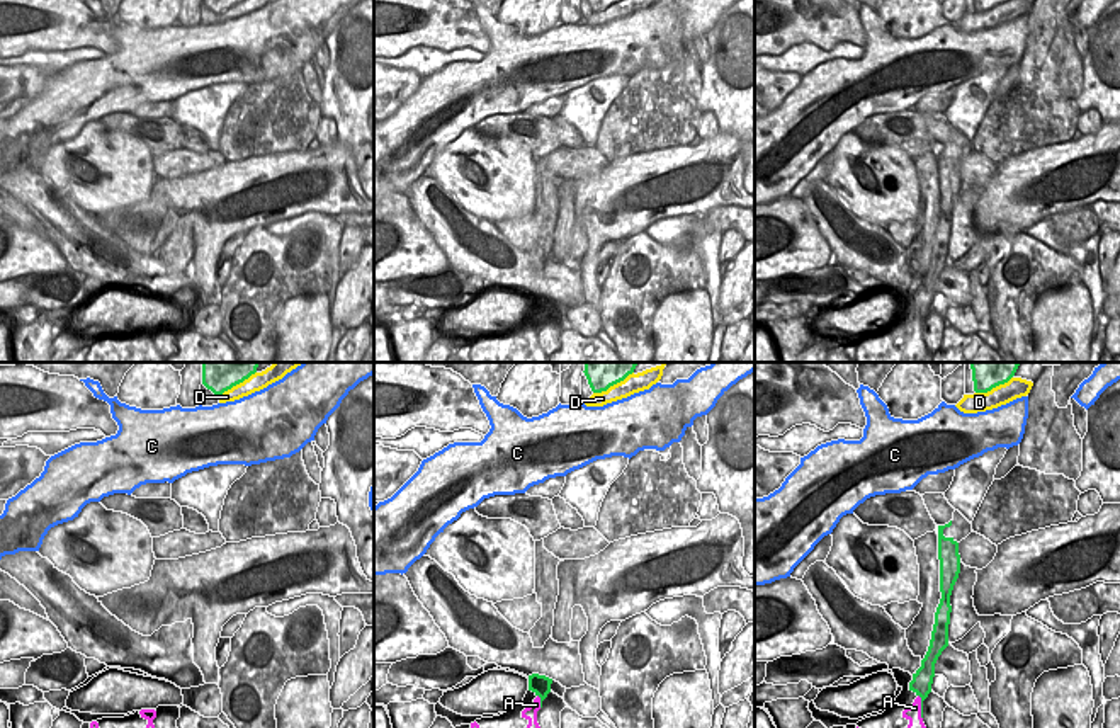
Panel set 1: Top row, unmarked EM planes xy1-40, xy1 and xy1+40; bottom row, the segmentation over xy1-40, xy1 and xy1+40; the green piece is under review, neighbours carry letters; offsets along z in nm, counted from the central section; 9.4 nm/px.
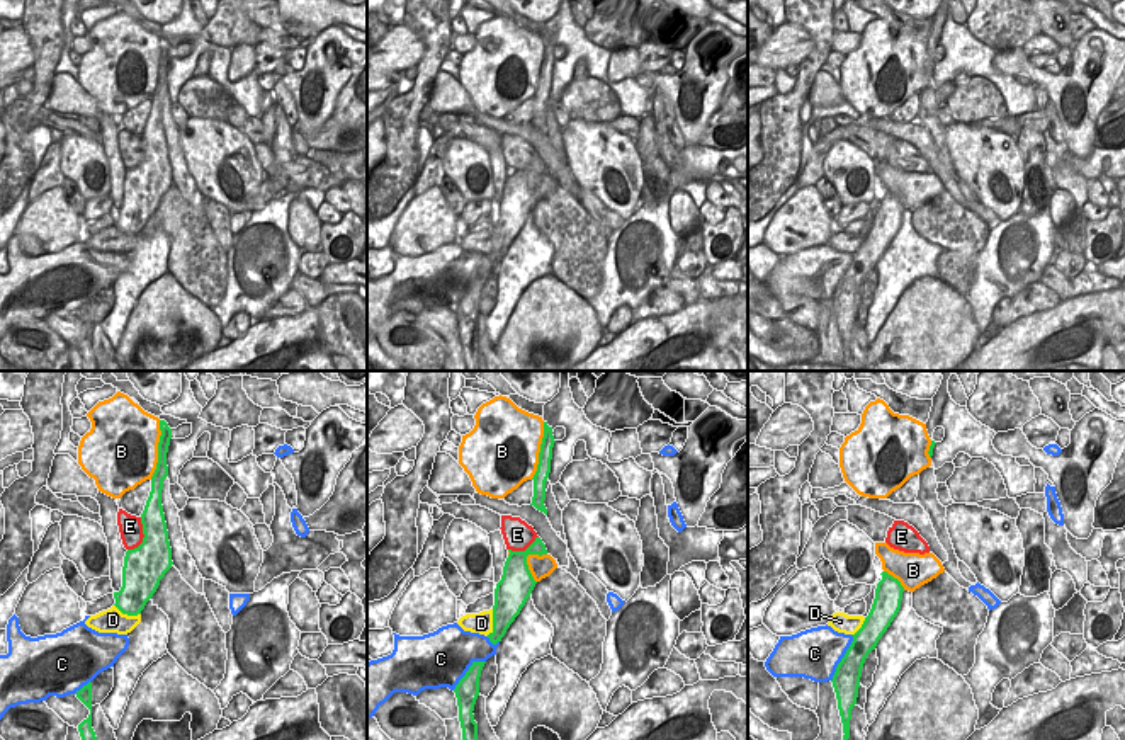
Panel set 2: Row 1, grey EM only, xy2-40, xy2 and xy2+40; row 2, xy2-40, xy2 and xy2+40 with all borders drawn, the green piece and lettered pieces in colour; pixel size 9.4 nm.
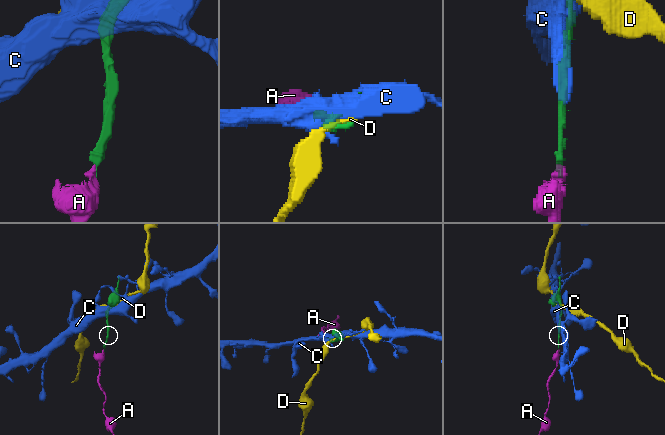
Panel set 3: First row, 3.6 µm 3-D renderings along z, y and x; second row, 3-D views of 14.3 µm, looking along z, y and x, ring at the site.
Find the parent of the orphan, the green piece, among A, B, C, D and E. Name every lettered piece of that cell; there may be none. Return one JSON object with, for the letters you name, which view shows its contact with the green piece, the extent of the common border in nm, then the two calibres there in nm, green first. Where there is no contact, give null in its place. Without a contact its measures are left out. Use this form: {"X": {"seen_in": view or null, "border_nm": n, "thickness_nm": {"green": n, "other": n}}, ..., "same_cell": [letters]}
{"A": {"seen_in": "xy1+40", "border_nm": 240, "thickness_nm": {"green": 190, "other": 190}}, "same_cell": ["A"]}

